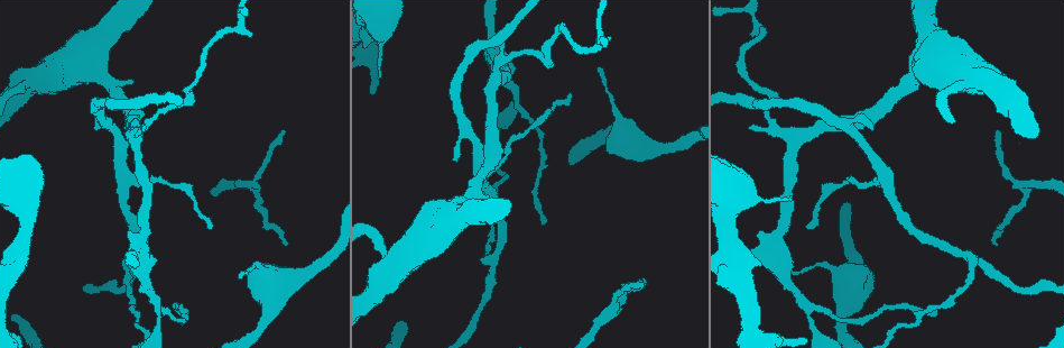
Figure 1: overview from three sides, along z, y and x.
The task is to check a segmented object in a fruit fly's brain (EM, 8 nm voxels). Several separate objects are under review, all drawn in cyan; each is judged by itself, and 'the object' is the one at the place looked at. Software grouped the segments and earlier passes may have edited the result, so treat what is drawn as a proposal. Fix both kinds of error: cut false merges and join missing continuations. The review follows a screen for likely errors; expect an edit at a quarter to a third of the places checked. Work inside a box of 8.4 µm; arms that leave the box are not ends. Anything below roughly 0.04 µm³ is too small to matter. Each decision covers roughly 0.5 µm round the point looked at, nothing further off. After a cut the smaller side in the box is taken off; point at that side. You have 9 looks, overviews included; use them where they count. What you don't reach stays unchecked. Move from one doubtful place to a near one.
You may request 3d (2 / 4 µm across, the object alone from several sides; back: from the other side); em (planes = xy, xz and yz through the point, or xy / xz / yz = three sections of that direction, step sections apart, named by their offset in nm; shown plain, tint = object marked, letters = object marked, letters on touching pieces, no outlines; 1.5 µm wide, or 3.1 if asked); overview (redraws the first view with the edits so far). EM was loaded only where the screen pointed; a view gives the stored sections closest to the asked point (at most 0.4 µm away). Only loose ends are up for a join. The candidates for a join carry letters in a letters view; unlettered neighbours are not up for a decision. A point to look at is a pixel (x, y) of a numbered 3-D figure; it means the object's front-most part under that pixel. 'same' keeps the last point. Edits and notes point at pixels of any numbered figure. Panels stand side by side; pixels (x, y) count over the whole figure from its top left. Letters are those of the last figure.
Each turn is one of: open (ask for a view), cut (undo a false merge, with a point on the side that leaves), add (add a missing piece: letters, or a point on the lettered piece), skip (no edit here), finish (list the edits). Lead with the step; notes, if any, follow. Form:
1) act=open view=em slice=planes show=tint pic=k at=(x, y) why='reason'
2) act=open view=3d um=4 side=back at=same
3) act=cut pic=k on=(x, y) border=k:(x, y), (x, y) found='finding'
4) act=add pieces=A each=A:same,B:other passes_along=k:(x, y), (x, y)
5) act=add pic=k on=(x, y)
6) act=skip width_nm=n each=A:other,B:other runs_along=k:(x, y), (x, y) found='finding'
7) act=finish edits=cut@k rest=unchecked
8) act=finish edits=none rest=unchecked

act=open view=em slice=xz step=4 show=letters pic=1 at=(544, 223) why='end of a long branch'

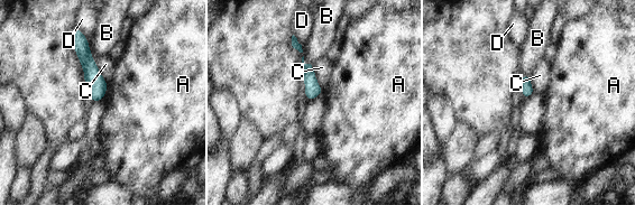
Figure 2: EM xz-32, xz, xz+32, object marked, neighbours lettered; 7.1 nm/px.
act=skip longest_contact=C:280nm each=A:other,B:other,C:other,D:other runs_along=2:(75, 36), (94, 80), (94, 99) found='none of them fits'

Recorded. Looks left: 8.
act=open view=em slice=xy step=8 show=letters pic=1 at=(973, 261) why='two arms in line, one across'

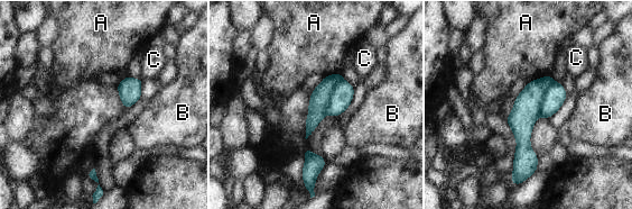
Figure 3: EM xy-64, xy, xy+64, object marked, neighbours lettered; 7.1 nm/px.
act=cut pic=3 on=(342, 93) each=A:other,B:other,C:other border=3:(342, 79), (332, 89), (324, 114) found='two cells meet here'

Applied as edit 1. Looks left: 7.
act=open view=overview

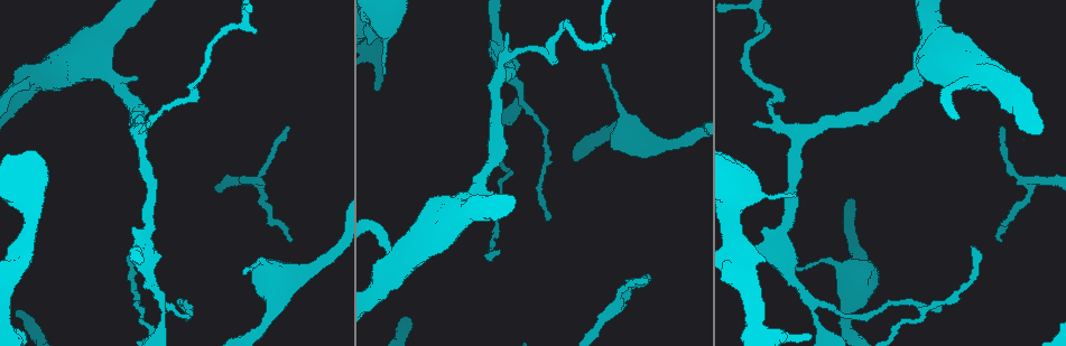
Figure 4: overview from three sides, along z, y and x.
act=open view=em slice=yz step=8 show=tint pic=4 at=(815, 306) why='branch point'

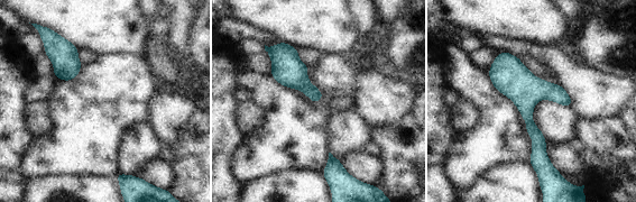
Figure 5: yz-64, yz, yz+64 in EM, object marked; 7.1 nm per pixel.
act=open view=em slice=planes show=tint at=same why='cut it another way'

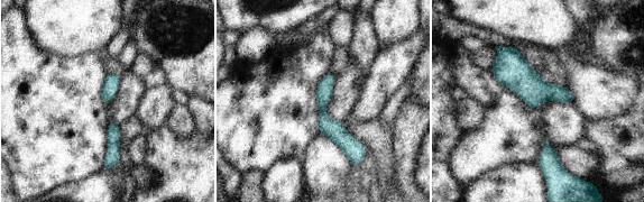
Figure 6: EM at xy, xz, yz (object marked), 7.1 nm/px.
act=open view=em slice=planes show=letters at=same why='what lies round it'

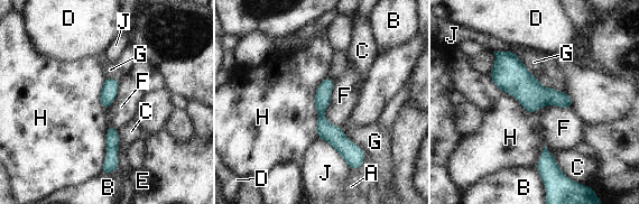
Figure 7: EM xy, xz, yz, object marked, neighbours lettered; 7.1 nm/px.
act=skip each=A:other,B:other,C:other,D:other,E:other,F:other,G:other,H:other,J:other found='one cell here'

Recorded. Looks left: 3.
act=open view=em slice=xy step=8 show=tint pic=4 at=(795, 193) why='thin end'

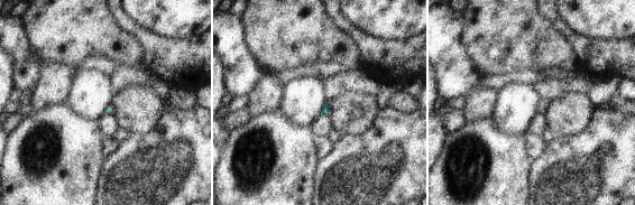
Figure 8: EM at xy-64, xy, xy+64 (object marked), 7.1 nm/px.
act=open view=em slice=planes show=letters at=same why='cut it another way'

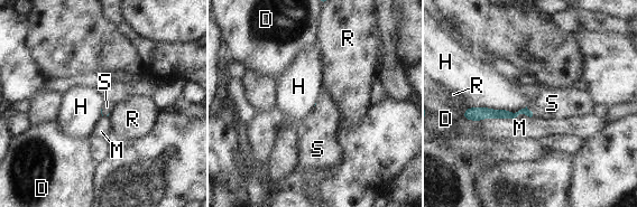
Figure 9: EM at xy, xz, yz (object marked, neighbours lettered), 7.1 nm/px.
act=add pieces=S each=D:other,H:other,M:other,R:other,S:same passes_along=9:(495, 113), (529, 111), (552, 103) found='the cell continues'

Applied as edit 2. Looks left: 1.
act=finish edits=cut@3,add@9 rest=unchecked

